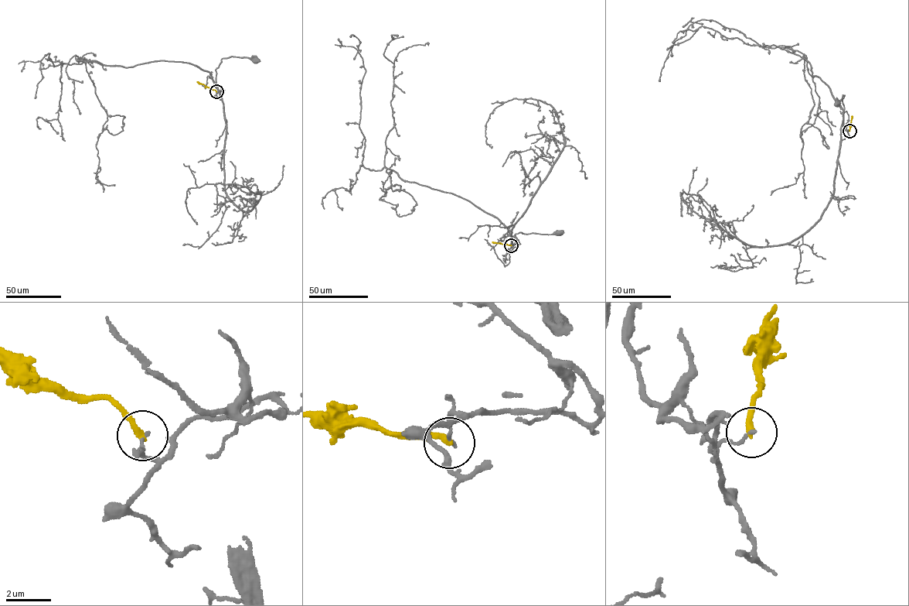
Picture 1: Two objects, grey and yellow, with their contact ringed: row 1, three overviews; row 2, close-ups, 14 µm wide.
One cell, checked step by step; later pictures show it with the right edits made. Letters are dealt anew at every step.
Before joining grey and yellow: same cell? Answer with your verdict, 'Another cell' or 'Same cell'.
Another cell

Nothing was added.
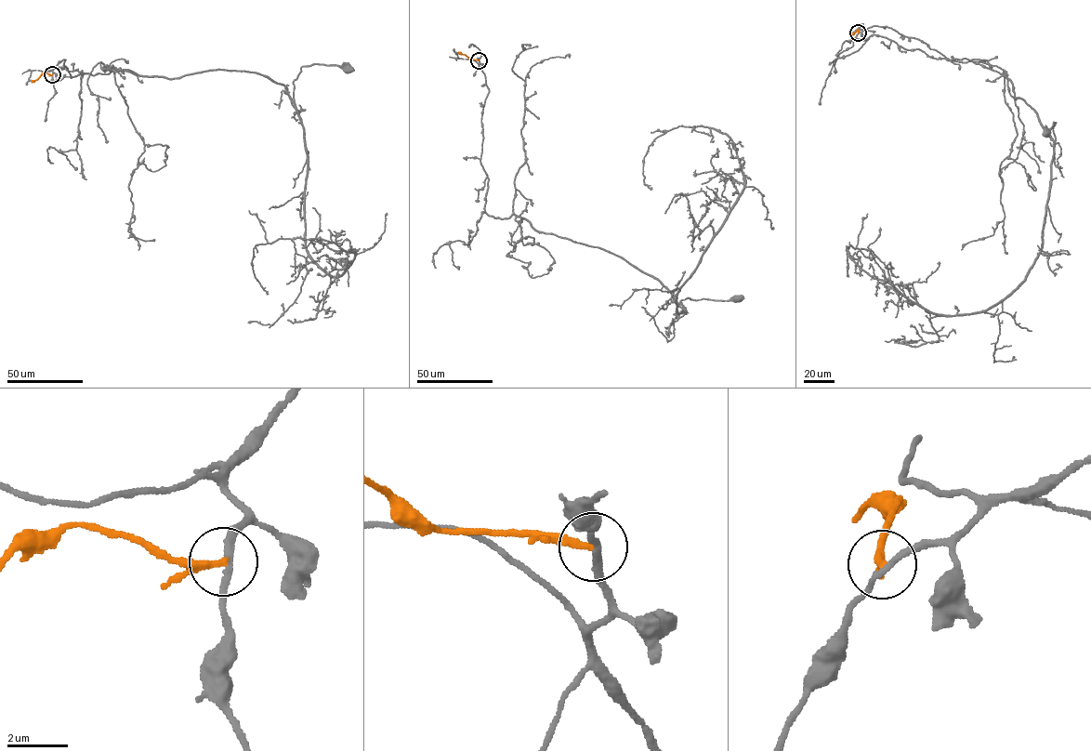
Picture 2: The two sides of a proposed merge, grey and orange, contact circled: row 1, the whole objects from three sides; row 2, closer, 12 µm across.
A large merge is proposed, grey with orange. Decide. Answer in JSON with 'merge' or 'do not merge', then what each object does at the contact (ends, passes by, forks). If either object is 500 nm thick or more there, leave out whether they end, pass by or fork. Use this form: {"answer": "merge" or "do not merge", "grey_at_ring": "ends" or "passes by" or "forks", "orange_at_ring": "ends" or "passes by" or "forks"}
{"answer": "do not merge", "grey_at_ring": "passes by", "orange_at_ring": "ends"}

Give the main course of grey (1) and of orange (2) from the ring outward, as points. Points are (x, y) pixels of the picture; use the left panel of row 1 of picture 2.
1: (52, 74), (65, 59), (71, 77), (245, 71), (293, 100), (302, 67), (348, 70)
2: (52, 74), (43, 73), (31, 82)

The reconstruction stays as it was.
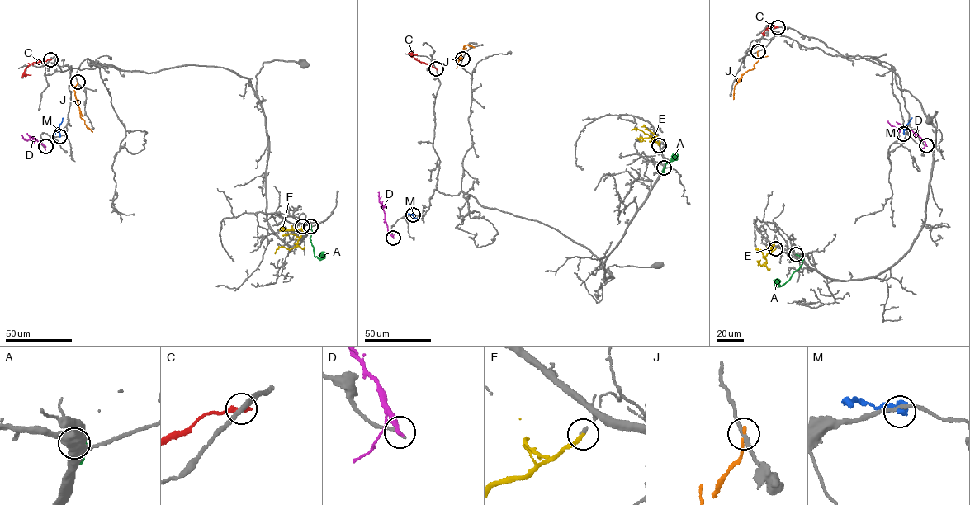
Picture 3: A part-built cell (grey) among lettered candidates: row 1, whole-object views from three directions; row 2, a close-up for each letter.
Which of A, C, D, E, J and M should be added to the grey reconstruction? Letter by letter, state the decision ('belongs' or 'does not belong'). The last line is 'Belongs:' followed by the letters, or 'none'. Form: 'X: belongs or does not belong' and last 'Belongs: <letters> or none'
A: does not belong
C: does not belong
D: does not belong
E: belongs
J: does not belong
M: does not belong
Belongs: E

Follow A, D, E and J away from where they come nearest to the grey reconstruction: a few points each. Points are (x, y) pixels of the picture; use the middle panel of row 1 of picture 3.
A: (664, 167), (663, 176), (661, 174), (664, 164), (677, 153)
D: (393, 238), (388, 231), (378, 192)
E: (659, 145), (657, 137), (654, 139), (636, 129), (631, 130)
J: (462, 58), (458, 61), (463, 46), (468, 44), (475, 47)

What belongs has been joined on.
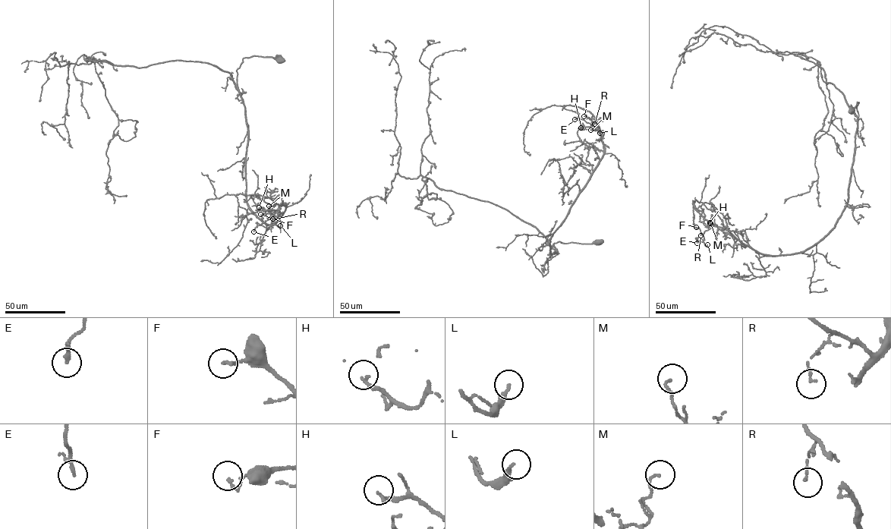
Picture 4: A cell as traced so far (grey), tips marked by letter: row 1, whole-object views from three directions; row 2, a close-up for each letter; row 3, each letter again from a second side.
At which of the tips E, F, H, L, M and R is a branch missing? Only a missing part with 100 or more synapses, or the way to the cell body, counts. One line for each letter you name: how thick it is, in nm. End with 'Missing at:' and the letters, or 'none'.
Missing at: none

